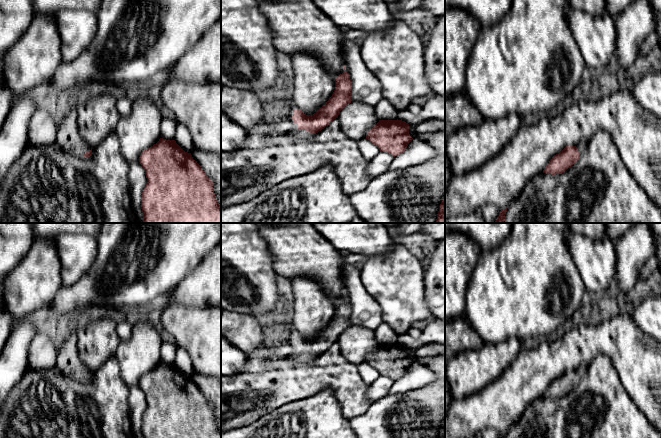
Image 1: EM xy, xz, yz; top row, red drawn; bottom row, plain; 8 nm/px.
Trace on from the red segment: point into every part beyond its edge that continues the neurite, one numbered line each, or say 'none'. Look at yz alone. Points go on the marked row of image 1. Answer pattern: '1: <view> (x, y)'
1: yz (582, 146)

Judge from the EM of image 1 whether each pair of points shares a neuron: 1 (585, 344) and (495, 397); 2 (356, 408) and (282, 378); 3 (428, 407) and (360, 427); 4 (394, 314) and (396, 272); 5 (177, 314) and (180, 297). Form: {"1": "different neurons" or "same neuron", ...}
{"1": "same neuron", "2": "same neuron", "3": "same neuron", "4": "same neuron", "5": "different neurons"}

